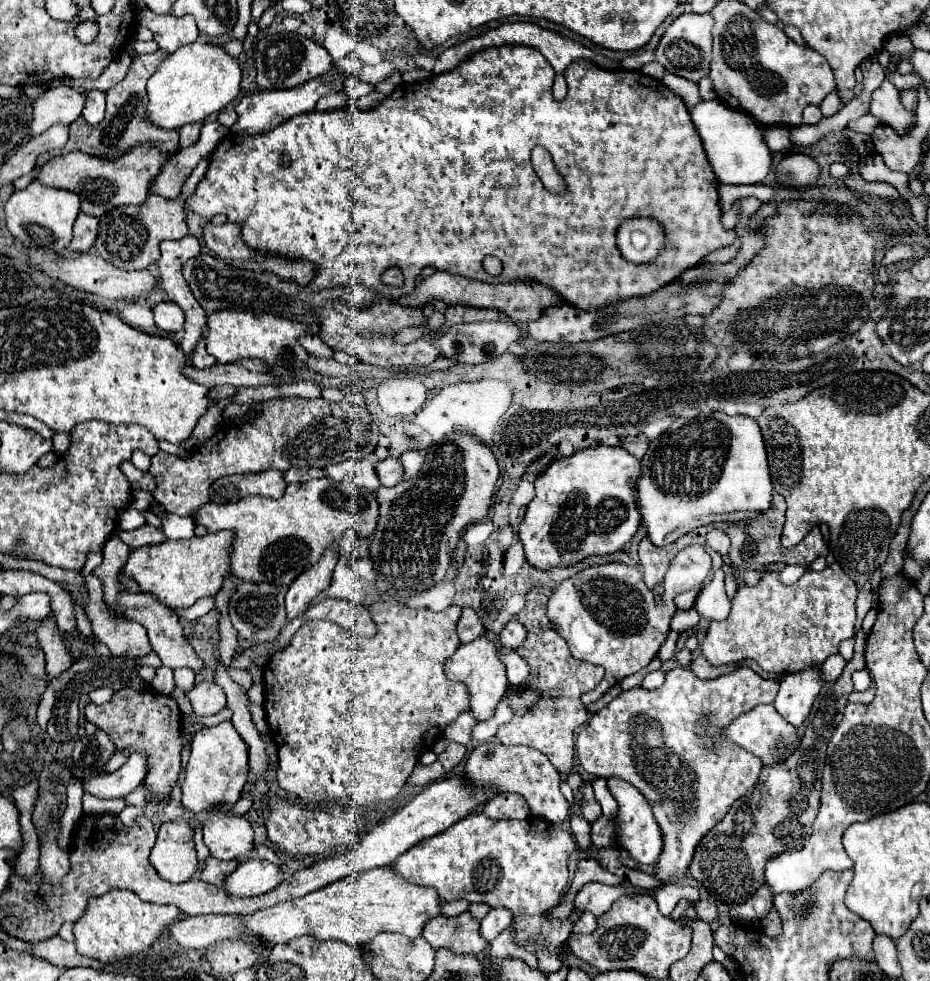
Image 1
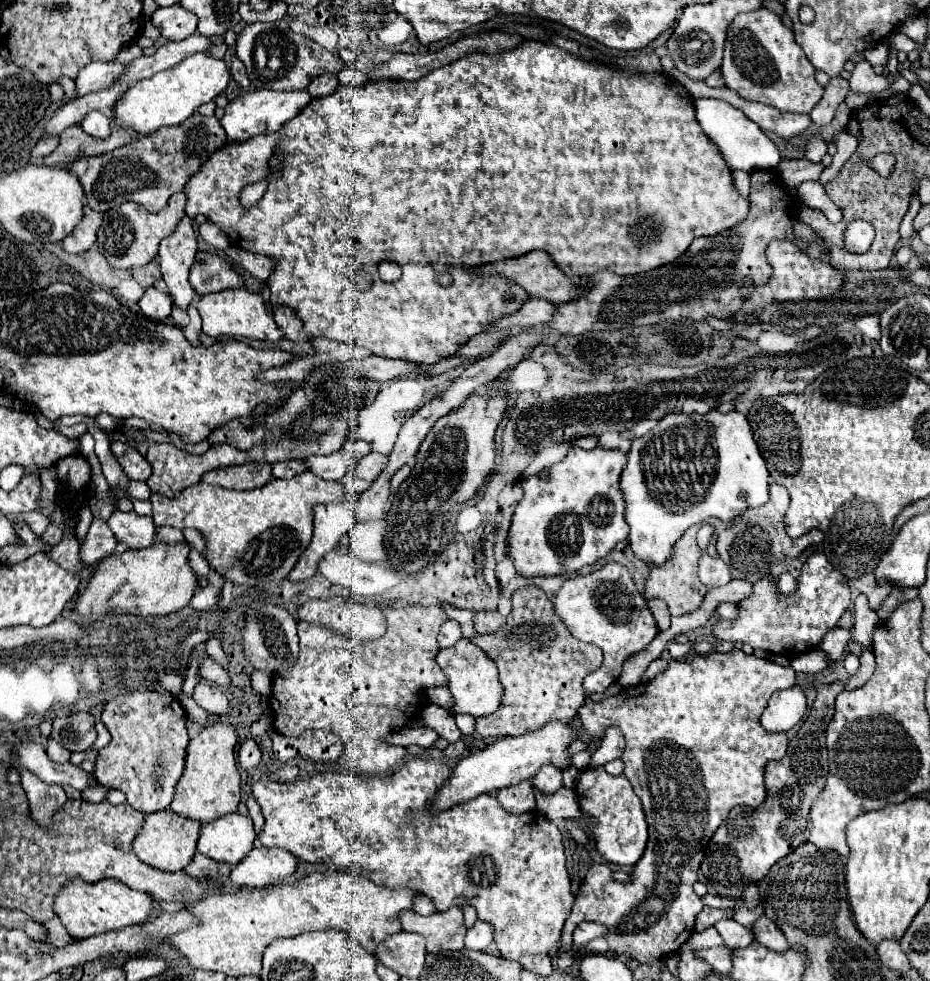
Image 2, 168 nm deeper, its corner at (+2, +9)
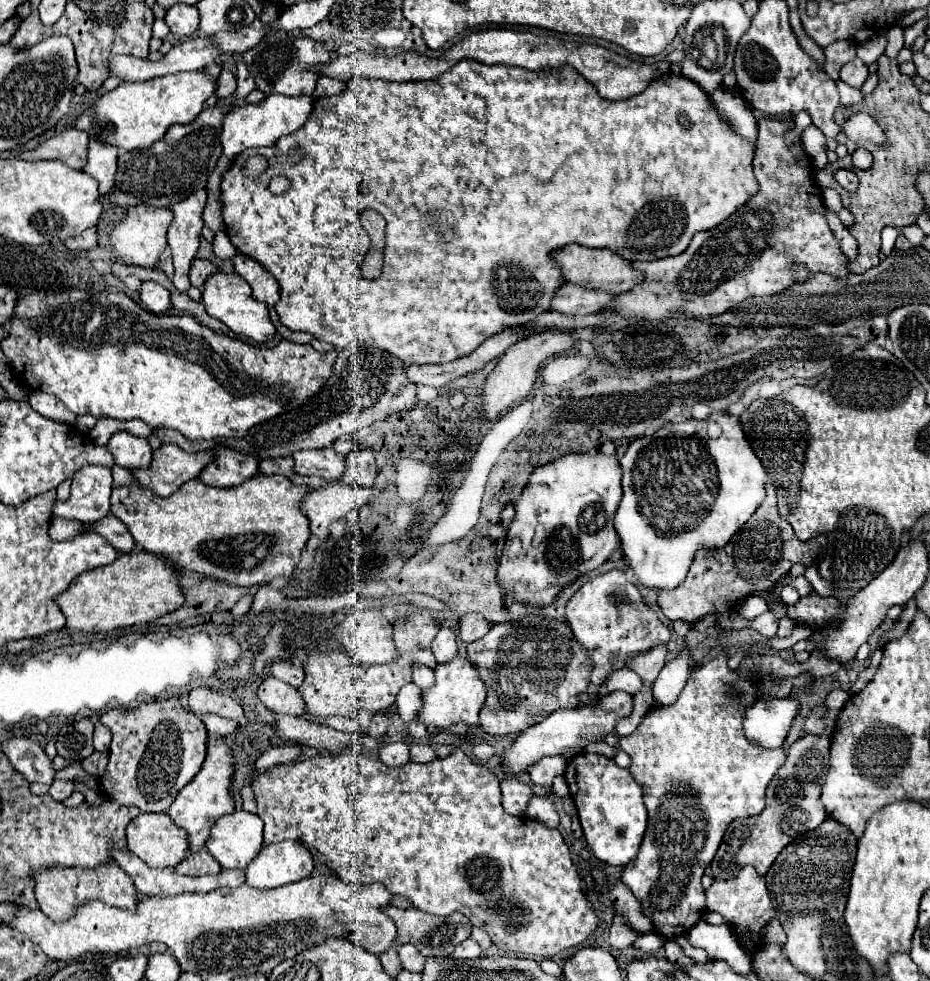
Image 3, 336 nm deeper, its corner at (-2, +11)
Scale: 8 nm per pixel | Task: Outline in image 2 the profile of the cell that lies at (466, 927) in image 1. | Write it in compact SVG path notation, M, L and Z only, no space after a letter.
M451 907L449 911L439 911L427 917L415 911L403 911L399 917L405 931L421 933L427 939L429 953L459 951L465 945L467 927L463 923L463 911L459 907Z

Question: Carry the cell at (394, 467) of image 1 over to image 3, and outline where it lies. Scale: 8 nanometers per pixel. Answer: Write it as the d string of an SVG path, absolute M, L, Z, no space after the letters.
M371 449L351 451L345 459L345 471L341 481L353 487L371 487L377 477L375 455Z

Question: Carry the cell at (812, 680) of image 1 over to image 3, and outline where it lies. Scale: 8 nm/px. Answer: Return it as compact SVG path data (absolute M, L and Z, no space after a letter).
M793 697L757 699L747 707L743 719L745 737L763 749L781 747L797 713L799 701Z

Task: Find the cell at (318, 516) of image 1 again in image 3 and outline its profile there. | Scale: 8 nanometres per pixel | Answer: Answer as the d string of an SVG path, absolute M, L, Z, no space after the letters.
M263 473L253 475L237 487L225 489L207 487L199 479L191 479L165 499L157 497L141 483L131 483L113 489L111 513L127 525L135 543L141 545L143 551L169 559L189 571L197 571L207 577L225 581L229 585L251 587L273 581L275 577L289 579L293 575L293 569L299 563L301 551L309 539L309 519L299 511L301 499L307 491L307 487L295 487L283 475Z

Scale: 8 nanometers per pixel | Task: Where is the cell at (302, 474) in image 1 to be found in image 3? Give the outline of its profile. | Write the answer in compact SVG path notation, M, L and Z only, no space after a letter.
M277 457L277 459L263 459L259 463L259 471L263 475L293 475L293 459L291 457Z

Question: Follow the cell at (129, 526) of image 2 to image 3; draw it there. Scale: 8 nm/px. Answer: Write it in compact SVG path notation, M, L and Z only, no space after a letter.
M107 515L103 519L99 519L97 523L93 523L93 531L99 533L101 537L105 537L117 551L123 553L131 553L135 541L131 537L131 533L127 531L127 527L123 525L123 521L115 519L113 515Z

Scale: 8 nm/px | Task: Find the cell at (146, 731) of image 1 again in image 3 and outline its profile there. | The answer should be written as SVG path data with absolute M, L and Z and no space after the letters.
M177 697L143 703L127 711L111 709L105 711L99 721L109 727L113 735L109 763L99 777L99 787L109 799L133 805L143 813L165 813L177 793L199 773L205 761L207 729Z

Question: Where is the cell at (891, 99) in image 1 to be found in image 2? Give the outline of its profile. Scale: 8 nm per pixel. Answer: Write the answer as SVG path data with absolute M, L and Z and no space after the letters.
M865 59L855 63L855 69L849 77L849 83L851 83L853 93L865 93L865 95L881 93L881 91L887 91L891 87L887 77L885 75L875 75L873 67Z

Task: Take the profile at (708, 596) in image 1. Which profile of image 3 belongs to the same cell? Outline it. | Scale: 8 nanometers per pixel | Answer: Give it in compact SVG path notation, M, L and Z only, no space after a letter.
M747 597L747 601L743 601L743 605L739 605L739 613L745 619L755 619L757 615L767 611L767 603L763 597Z

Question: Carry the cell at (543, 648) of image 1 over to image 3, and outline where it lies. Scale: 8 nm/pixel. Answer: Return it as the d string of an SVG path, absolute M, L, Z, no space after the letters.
M525 617L517 623L493 625L485 637L467 645L467 659L479 669L479 677L487 685L487 701L479 713L483 731L493 737L517 735L523 729L543 721L553 711L577 707L579 693L583 693L589 687L591 665L587 663L587 657L589 655L577 643L567 623L553 619Z

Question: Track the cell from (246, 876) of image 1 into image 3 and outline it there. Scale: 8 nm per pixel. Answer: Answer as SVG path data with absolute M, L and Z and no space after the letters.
M297 841L271 843L247 867L247 885L275 889L301 881L313 871L313 855Z

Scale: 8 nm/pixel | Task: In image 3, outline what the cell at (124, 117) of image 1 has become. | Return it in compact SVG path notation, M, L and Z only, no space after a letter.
M67 129L63 133L53 135L39 147L21 153L27 161L41 161L41 159L59 159L73 169L83 169L87 163L87 133L79 129Z

